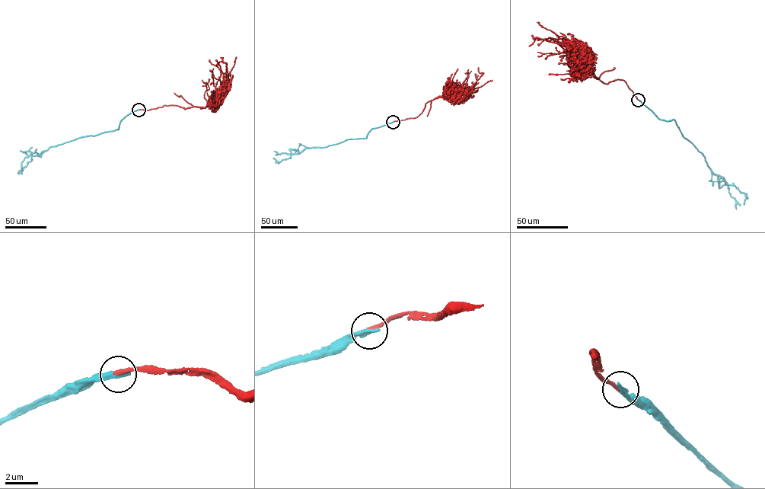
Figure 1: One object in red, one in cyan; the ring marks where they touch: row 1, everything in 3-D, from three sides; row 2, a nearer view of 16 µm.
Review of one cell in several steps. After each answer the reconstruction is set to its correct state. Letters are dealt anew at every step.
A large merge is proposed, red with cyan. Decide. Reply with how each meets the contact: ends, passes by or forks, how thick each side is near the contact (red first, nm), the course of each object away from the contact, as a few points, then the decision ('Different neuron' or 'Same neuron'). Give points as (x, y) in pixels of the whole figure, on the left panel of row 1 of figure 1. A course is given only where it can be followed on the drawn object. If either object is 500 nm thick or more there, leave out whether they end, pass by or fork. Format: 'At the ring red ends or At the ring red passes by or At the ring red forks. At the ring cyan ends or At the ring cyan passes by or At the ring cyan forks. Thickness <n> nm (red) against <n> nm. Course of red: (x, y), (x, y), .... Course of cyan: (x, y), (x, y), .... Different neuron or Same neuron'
At the ring red ends. At the ring cyan ends. Thickness 240 nm (red) against 360 nm. Course of red: (138, 110), (145, 110), (165, 105), (184, 109), (206, 106), (221, 92), (227, 79), (226, 63), (218, 62). Course of cyan: (138, 110), (121, 119), (119, 129), (83, 136), (49, 148), (31, 156), (31, 161), (17, 173). Same neuron

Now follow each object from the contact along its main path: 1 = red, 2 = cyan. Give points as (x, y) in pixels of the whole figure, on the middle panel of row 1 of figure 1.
1: (393, 122), (417, 116), (425, 103), (438, 97), (456, 91), (460, 94), (465, 92), (482, 74), (478, 67)
2: (393, 122), (371, 129), (365, 138), (348, 139), (321, 148), (307, 148), (279, 161), (273, 158)

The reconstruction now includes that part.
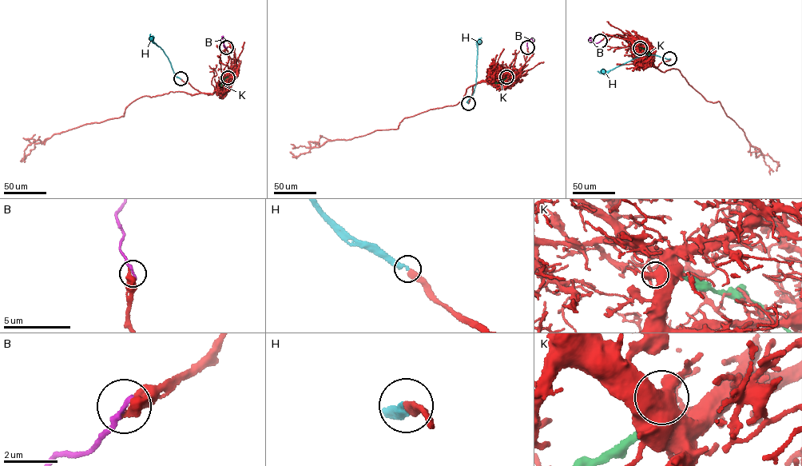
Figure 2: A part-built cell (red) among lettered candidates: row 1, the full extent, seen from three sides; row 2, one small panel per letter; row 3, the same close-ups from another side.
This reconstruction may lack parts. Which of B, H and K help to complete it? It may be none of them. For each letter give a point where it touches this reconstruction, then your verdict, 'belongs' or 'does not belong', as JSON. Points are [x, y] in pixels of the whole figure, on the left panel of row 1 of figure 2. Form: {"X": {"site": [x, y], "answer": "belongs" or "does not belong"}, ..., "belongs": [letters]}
{"B": {"site": [226, 47], "answer": "does not belong"}, "H": {"site": [180, 78], "answer": "belongs"}, "K": {"site": [228, 77], "answer": "does not belong"}, "belongs": ["H"]}

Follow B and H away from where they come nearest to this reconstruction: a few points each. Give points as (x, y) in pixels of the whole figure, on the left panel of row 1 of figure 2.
B: (226, 47), (224, 45), (222, 37)
H: (180, 78), (175, 75), (164, 52), (149, 38), (150, 33)

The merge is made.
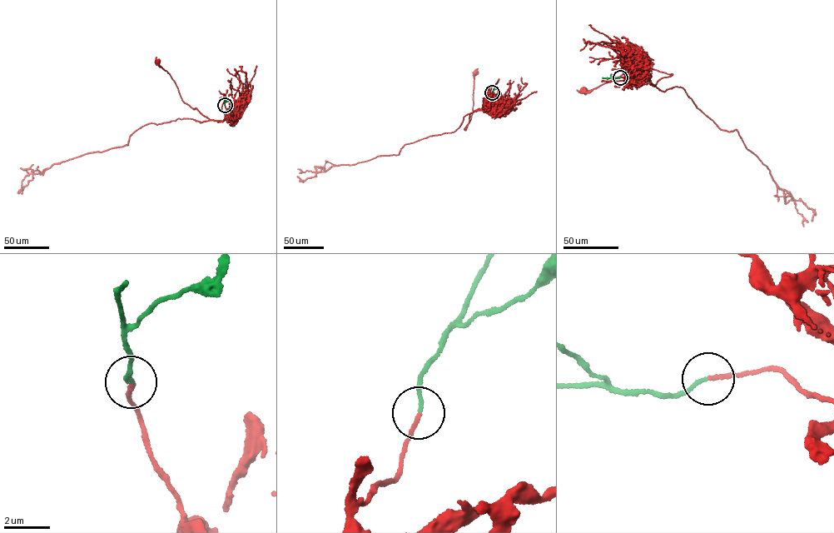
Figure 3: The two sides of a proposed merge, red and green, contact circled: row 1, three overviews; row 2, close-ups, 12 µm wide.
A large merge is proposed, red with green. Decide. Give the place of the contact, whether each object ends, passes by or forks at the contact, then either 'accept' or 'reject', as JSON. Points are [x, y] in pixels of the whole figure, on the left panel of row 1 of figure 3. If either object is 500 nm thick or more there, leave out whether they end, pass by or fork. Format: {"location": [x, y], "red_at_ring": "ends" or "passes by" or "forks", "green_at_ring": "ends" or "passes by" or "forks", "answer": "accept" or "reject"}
{"location": [225, 105], "red_at_ring": "ends", "green_at_ring": "ends", "answer": "accept"}

